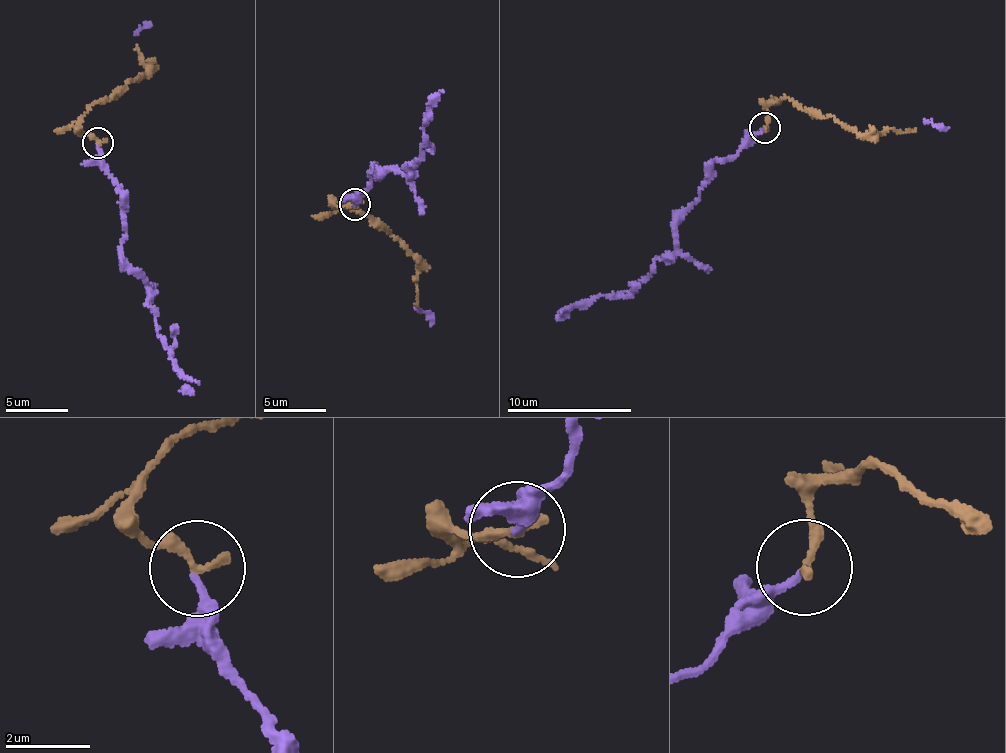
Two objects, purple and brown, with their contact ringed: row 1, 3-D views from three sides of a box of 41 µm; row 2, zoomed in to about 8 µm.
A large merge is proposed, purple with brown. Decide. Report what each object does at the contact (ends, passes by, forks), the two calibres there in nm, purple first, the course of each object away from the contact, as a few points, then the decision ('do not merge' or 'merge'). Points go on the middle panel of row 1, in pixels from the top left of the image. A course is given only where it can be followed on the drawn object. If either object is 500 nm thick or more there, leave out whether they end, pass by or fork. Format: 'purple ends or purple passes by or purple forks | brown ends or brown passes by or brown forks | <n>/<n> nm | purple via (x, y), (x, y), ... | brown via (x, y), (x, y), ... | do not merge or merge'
purple ends | brown ends | 180/280 nm | purple via (354, 205), (371, 188), (372, 170), (407, 176), (439, 95) | brown via (354, 203), (336, 204), (366, 216), (393, 235), (417, 259), (417, 304) | merge

